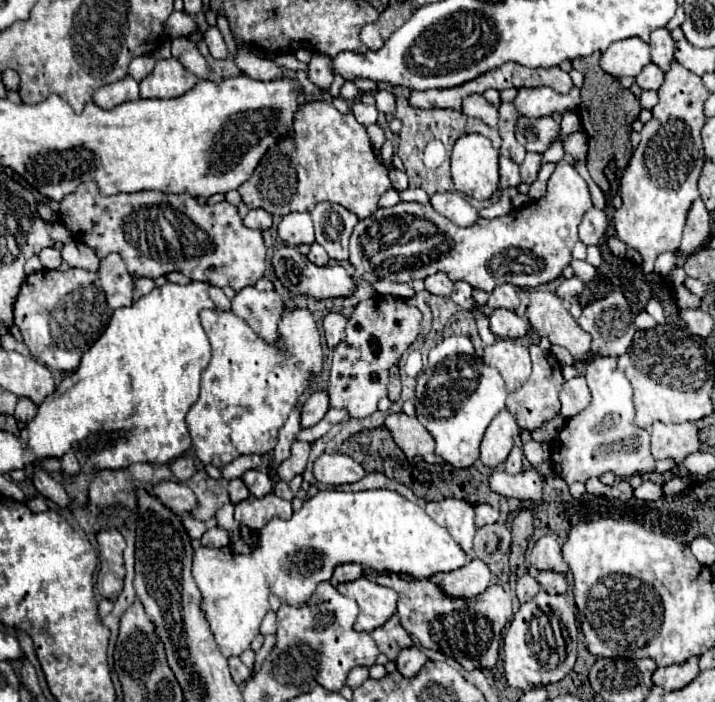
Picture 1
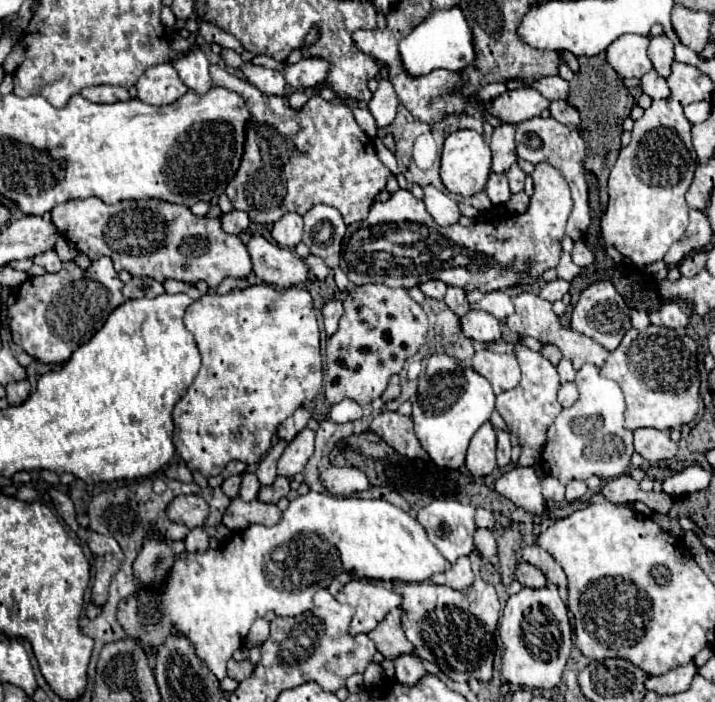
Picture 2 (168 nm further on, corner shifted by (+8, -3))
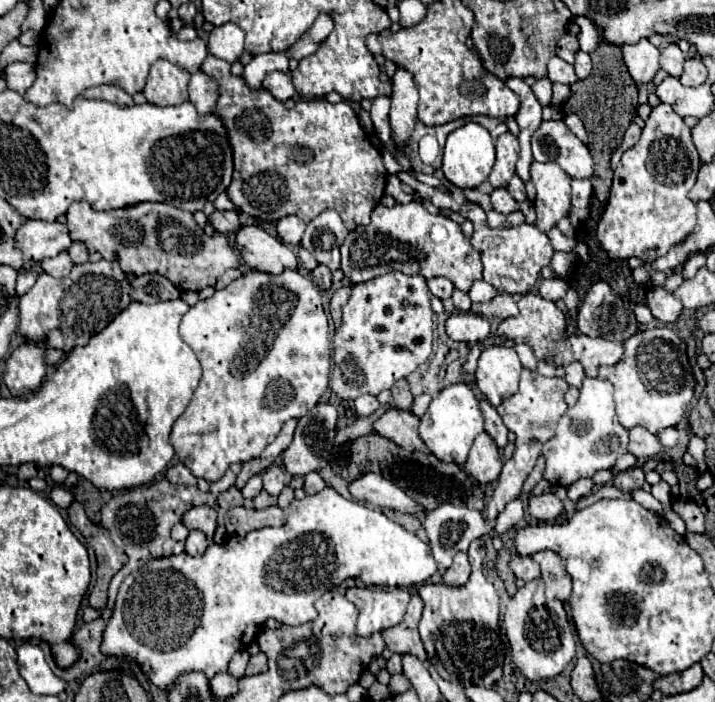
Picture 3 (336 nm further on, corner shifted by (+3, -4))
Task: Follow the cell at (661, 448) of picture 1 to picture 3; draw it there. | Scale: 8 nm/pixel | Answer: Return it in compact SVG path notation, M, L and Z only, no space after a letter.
M635 426L629 430L629 452L633 456L643 456L643 458L653 458L661 450L661 442L657 440L655 434L647 432L641 426Z

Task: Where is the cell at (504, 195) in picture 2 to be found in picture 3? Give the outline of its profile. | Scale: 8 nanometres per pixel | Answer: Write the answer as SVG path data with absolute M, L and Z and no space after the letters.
M497 188L491 192L491 204L501 214L511 214L511 212L519 210L519 204L513 200L513 196L505 188Z

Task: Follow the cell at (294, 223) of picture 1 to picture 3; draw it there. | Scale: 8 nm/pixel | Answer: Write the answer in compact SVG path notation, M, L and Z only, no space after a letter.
M285 216L277 222L277 234L285 244L299 244L305 232L305 222L297 216Z

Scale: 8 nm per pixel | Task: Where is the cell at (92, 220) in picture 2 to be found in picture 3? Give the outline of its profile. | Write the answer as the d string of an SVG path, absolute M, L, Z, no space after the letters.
M73 202L67 210L67 228L71 232L71 240L85 242L89 252L99 252L105 260L117 260L121 264L121 270L125 274L163 274L169 278L181 292L183 290L193 290L199 292L207 286L215 286L217 278L229 270L239 266L239 256L227 242L223 234L207 236L193 220L191 212L179 210L169 204L153 204L153 202L143 202L119 210L107 210L107 212L95 212L87 202Z

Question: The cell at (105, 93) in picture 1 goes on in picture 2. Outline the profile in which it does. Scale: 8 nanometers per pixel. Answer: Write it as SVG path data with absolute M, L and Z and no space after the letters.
M94 85L86 87L80 93L84 99L92 103L116 103L116 101L128 101L130 93L126 87L116 87L116 85Z

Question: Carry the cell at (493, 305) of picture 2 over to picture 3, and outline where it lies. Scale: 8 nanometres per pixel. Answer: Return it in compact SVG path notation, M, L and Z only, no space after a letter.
M497 294L493 300L489 300L485 304L473 304L471 312L485 316L485 318L501 318L501 320L519 314L517 302L513 300L511 294Z

